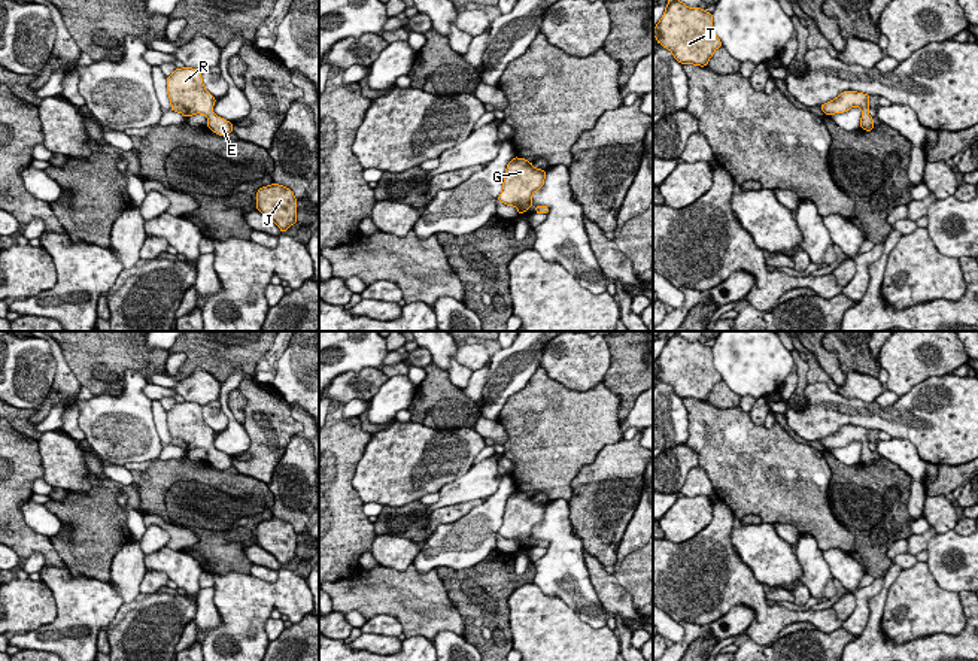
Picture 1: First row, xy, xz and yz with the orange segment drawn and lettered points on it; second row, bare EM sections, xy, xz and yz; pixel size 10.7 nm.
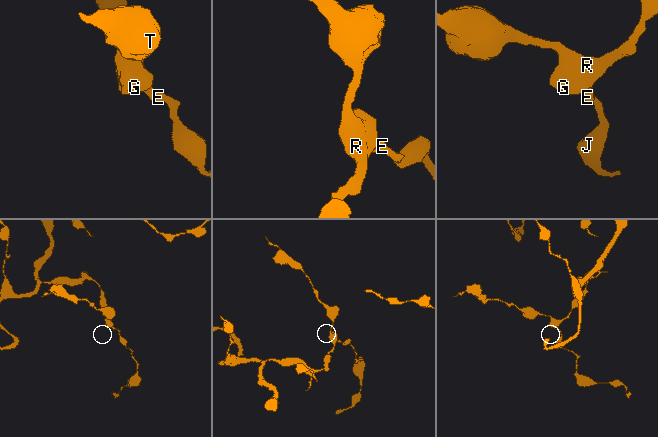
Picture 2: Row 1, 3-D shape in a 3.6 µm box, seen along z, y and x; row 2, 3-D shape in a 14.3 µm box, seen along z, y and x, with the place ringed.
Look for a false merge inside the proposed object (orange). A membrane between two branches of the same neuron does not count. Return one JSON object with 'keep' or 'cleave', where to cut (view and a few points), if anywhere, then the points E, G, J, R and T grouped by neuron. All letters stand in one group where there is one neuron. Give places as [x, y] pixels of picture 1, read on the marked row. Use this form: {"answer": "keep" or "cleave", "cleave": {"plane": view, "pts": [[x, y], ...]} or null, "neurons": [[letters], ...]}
{"answer": "keep", "cleave": null, "neurons": [["E", "G", "J", "R", "T"]]}

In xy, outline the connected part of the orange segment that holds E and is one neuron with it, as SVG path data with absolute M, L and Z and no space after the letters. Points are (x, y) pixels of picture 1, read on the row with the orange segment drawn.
M176 69L167 78L167 93L171 103L170 110L182 113L185 118L201 113L207 116L207 127L219 134L230 134L233 122L213 113L216 98L204 88L198 69Z

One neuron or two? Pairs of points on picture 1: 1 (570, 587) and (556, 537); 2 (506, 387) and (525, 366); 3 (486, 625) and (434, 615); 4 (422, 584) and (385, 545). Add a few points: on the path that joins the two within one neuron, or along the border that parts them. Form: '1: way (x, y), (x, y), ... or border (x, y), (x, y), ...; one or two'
1: way (564, 575), (564, 549); one
2: way (509, 382), (521, 370); one
3: border (446, 590), (464, 622), (464, 636); two
4: border (377, 563), (397, 570), (404, 570), (412, 564); two

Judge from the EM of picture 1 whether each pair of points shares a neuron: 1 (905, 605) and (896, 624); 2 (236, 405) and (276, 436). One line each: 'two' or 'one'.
1: one
2: two

